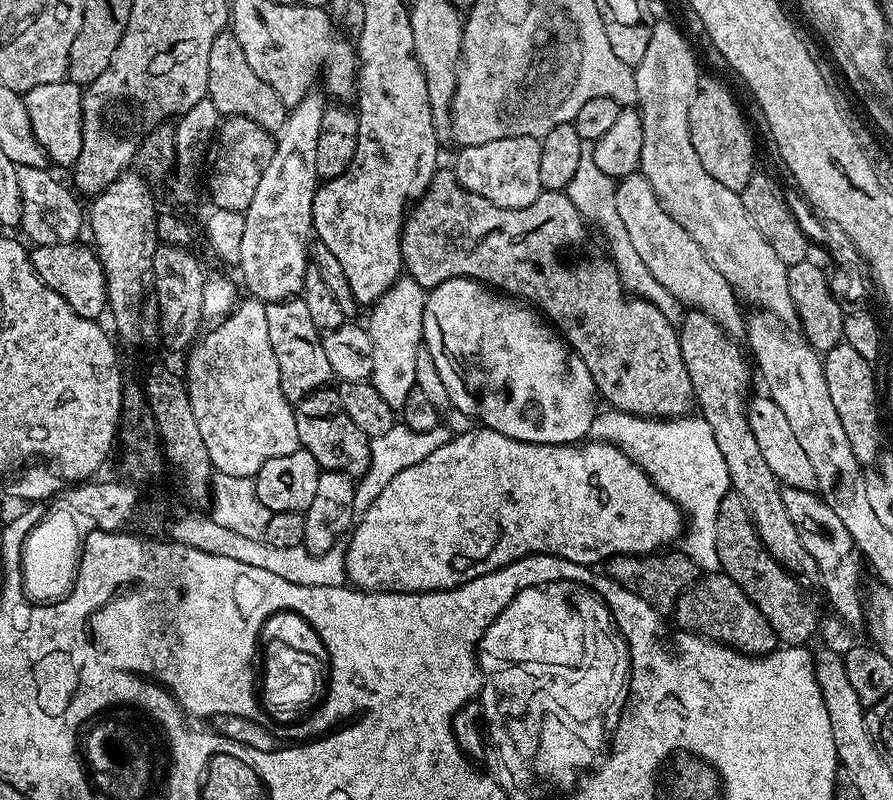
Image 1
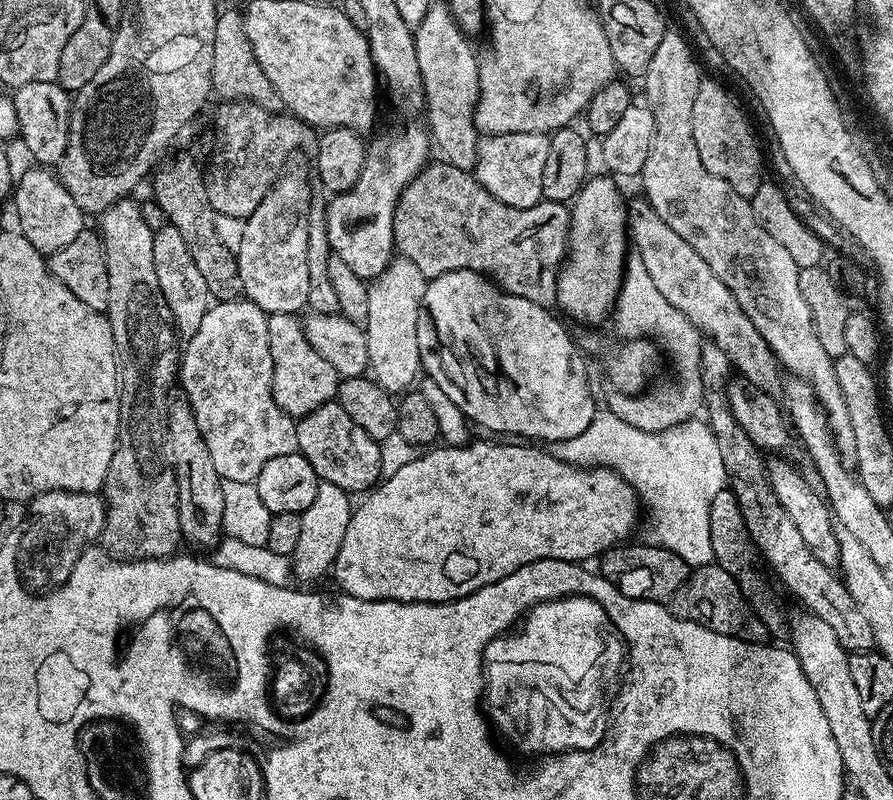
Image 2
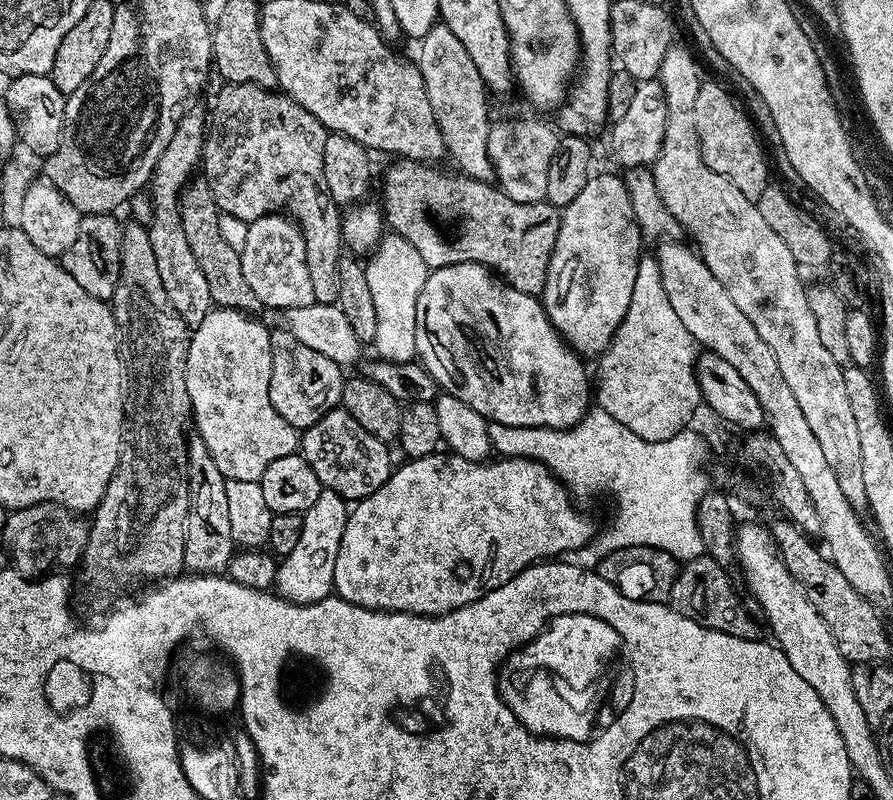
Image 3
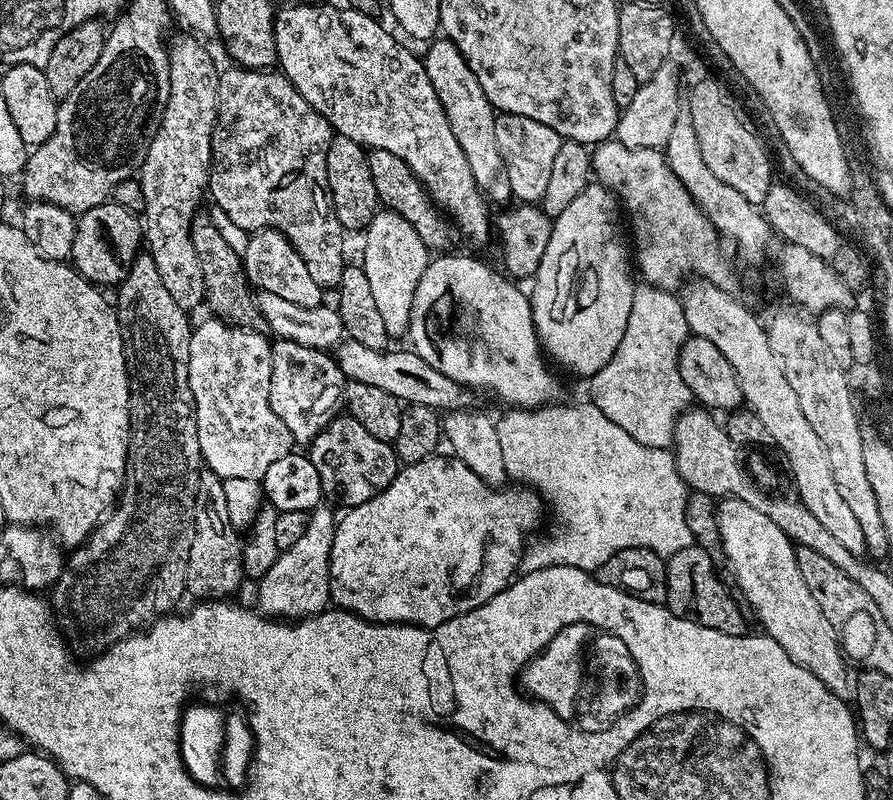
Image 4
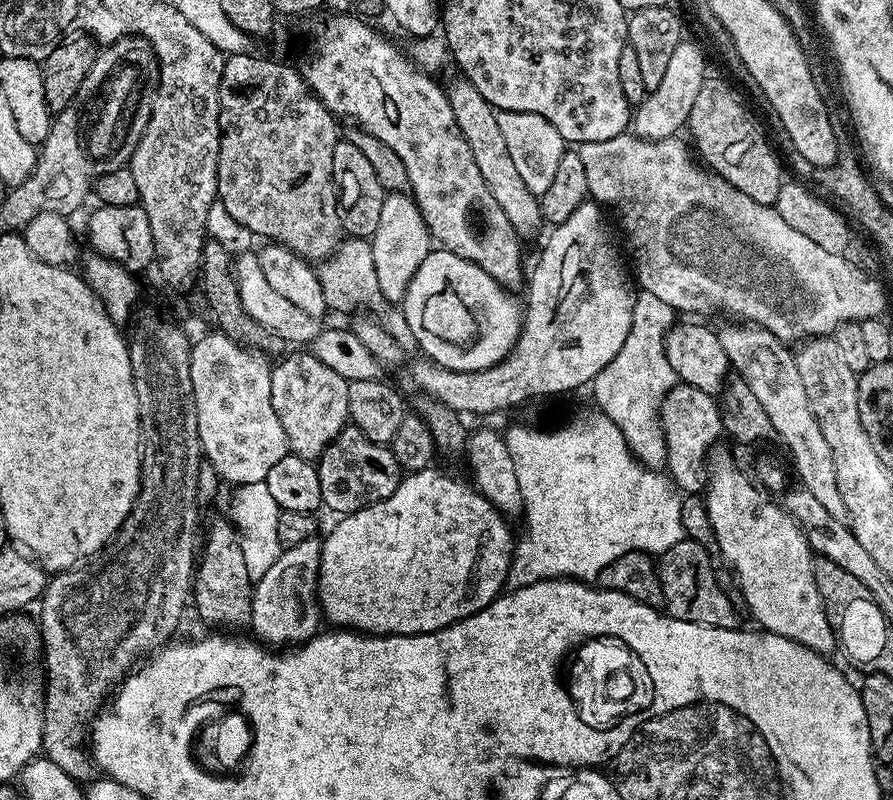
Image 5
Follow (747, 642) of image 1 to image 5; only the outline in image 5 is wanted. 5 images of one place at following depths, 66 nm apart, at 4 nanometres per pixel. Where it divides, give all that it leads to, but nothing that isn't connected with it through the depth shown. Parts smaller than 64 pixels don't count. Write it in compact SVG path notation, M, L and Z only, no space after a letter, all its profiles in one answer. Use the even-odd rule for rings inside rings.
M696 540L674 542L670 550L659 553L658 571L664 595L663 611L682 622L706 624L709 628L736 628L736 608L720 585L718 570L710 562L706 550Z

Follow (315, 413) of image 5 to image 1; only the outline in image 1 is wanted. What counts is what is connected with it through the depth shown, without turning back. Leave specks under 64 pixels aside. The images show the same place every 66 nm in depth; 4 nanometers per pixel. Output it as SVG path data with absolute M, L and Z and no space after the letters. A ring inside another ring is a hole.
M304 299L265 303L264 309L266 330L270 334L270 350L274 350L274 362L278 362L278 382L284 397L295 402L325 387L333 379L330 358L326 358L322 333L310 319Z

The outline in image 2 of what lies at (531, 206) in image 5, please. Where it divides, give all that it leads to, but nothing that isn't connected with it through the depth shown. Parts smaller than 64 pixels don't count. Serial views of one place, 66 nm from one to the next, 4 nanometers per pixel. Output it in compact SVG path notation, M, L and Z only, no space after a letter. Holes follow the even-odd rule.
M434 2L426 10L422 22L414 25L414 50L418 54L418 70L422 74L426 128L431 143L448 164L469 170L476 167L478 133L473 114L478 90L478 52L460 29L447 3Z

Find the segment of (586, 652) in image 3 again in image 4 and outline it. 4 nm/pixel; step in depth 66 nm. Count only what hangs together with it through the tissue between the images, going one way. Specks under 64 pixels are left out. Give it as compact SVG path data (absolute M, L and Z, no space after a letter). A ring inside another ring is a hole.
M587 624L566 626L520 673L518 680L523 691L531 699L553 708L559 716L575 717L578 712L580 689L585 683L584 647L587 646L588 640L590 644L590 629Z

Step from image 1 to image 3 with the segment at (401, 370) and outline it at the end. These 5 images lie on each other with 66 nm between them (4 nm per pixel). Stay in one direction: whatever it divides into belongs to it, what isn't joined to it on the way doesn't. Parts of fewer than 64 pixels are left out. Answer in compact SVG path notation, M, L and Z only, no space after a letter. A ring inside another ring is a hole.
M388 230L381 235L374 251L367 257L364 269L366 283L370 285L370 295L374 301L374 315L378 318L378 326L374 329L371 341L376 347L375 355L396 364L415 361L418 294L422 294L422 286L426 286L430 271L426 262L422 262L418 250L414 250L414 246L406 242L406 238Z

